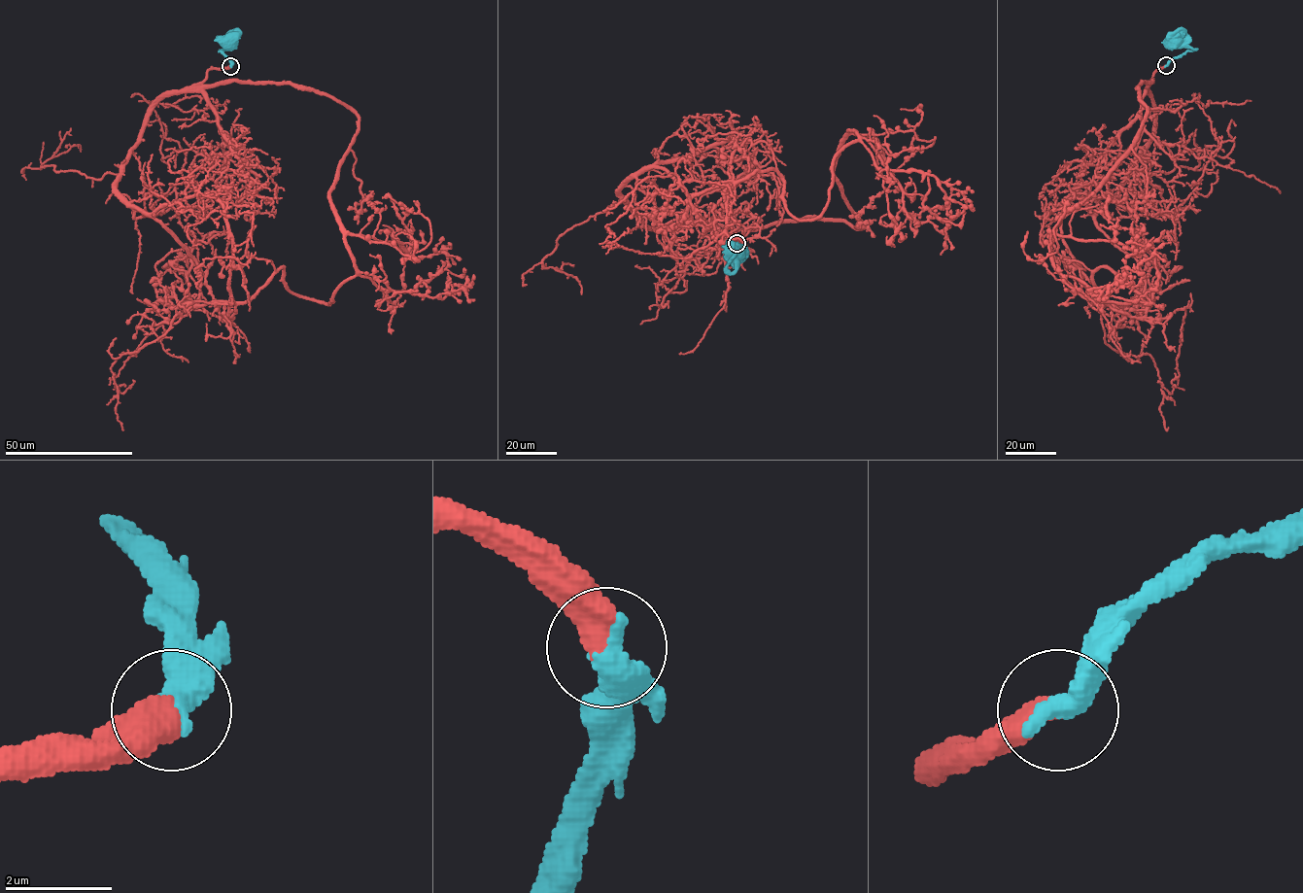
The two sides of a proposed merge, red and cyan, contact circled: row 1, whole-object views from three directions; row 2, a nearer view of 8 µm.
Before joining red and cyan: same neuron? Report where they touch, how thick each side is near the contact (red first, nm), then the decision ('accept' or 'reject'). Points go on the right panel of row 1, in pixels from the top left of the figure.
(1166, 65) | 500/550 nm | accept

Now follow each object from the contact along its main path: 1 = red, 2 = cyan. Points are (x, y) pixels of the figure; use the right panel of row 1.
1: (1166, 66), (1094, 223), (1144, 276), (1110, 303), (1185, 308), (1157, 381)
2: (1166, 66), (1172, 59), (1195, 49), (1187, 48), (1177, 37), (1171, 37), (1171, 40)

